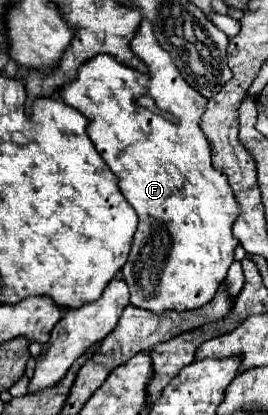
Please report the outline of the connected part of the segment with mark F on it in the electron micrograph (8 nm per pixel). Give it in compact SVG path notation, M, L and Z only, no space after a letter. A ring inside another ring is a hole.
M147 19L141 21L141 27L131 41L131 51L145 63L145 73L119 63L107 53L101 53L99 63L81 65L77 77L65 83L59 89L59 95L67 105L77 107L91 121L87 133L95 143L99 155L119 177L119 189L139 217L131 253L121 271L131 289L129 303L153 311L187 311L209 303L217 287L227 277L227 269L233 263L233 251L239 245L239 241L231 233L231 225L237 219L237 201L229 189L229 183L225 181L225 175L211 167L209 143L199 129L199 119L205 111L207 99L183 79L171 55L159 45L153 25L149 25ZM145 95L153 97L155 105L163 113L173 115L177 123L169 121L165 115L151 113L149 109L141 107L137 99Z

